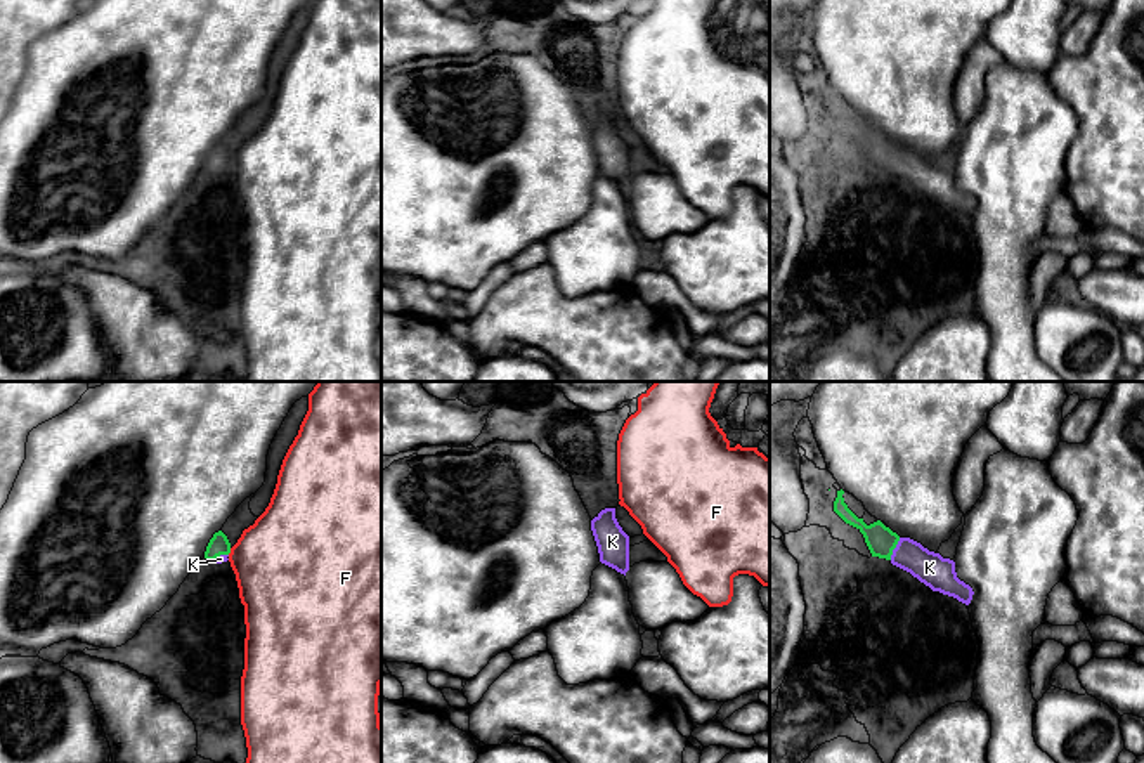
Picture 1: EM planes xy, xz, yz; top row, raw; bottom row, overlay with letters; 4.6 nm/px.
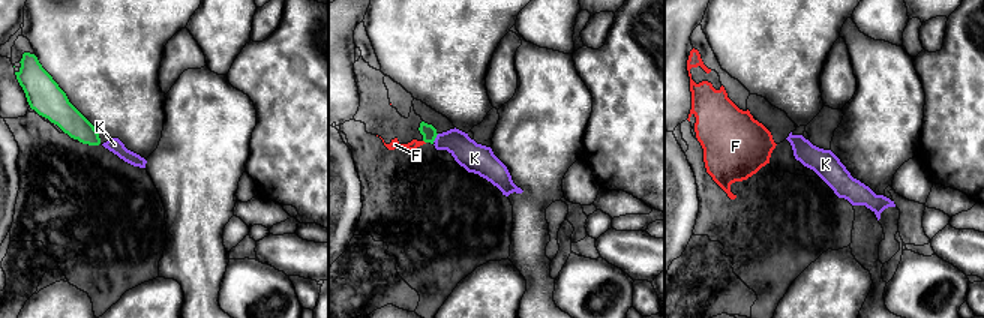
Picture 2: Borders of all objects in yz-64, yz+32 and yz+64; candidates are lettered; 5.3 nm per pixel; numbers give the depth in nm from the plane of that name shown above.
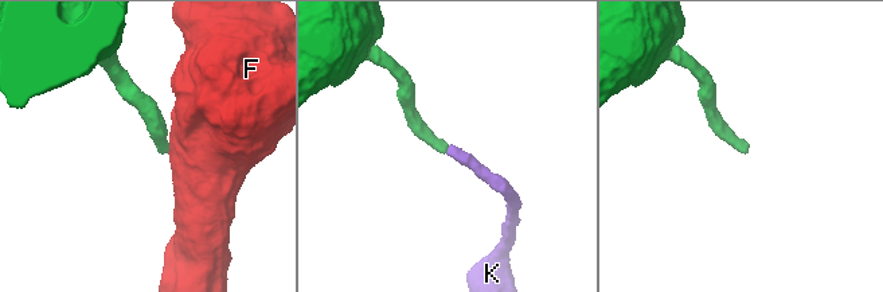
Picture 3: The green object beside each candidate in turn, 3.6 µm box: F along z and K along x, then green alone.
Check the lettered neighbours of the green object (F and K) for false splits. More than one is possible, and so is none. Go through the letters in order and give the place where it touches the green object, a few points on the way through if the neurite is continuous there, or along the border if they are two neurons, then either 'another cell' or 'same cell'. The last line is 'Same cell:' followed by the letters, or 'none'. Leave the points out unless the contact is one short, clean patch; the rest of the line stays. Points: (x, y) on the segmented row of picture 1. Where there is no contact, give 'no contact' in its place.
F: meets green in xy at (229, 552); border along xy (231, 548), (227, 554); another cell
K: meets green in yz at (895, 547); runs through yz (881, 541), (895, 547), (929, 567); same cell
Same cell: K

